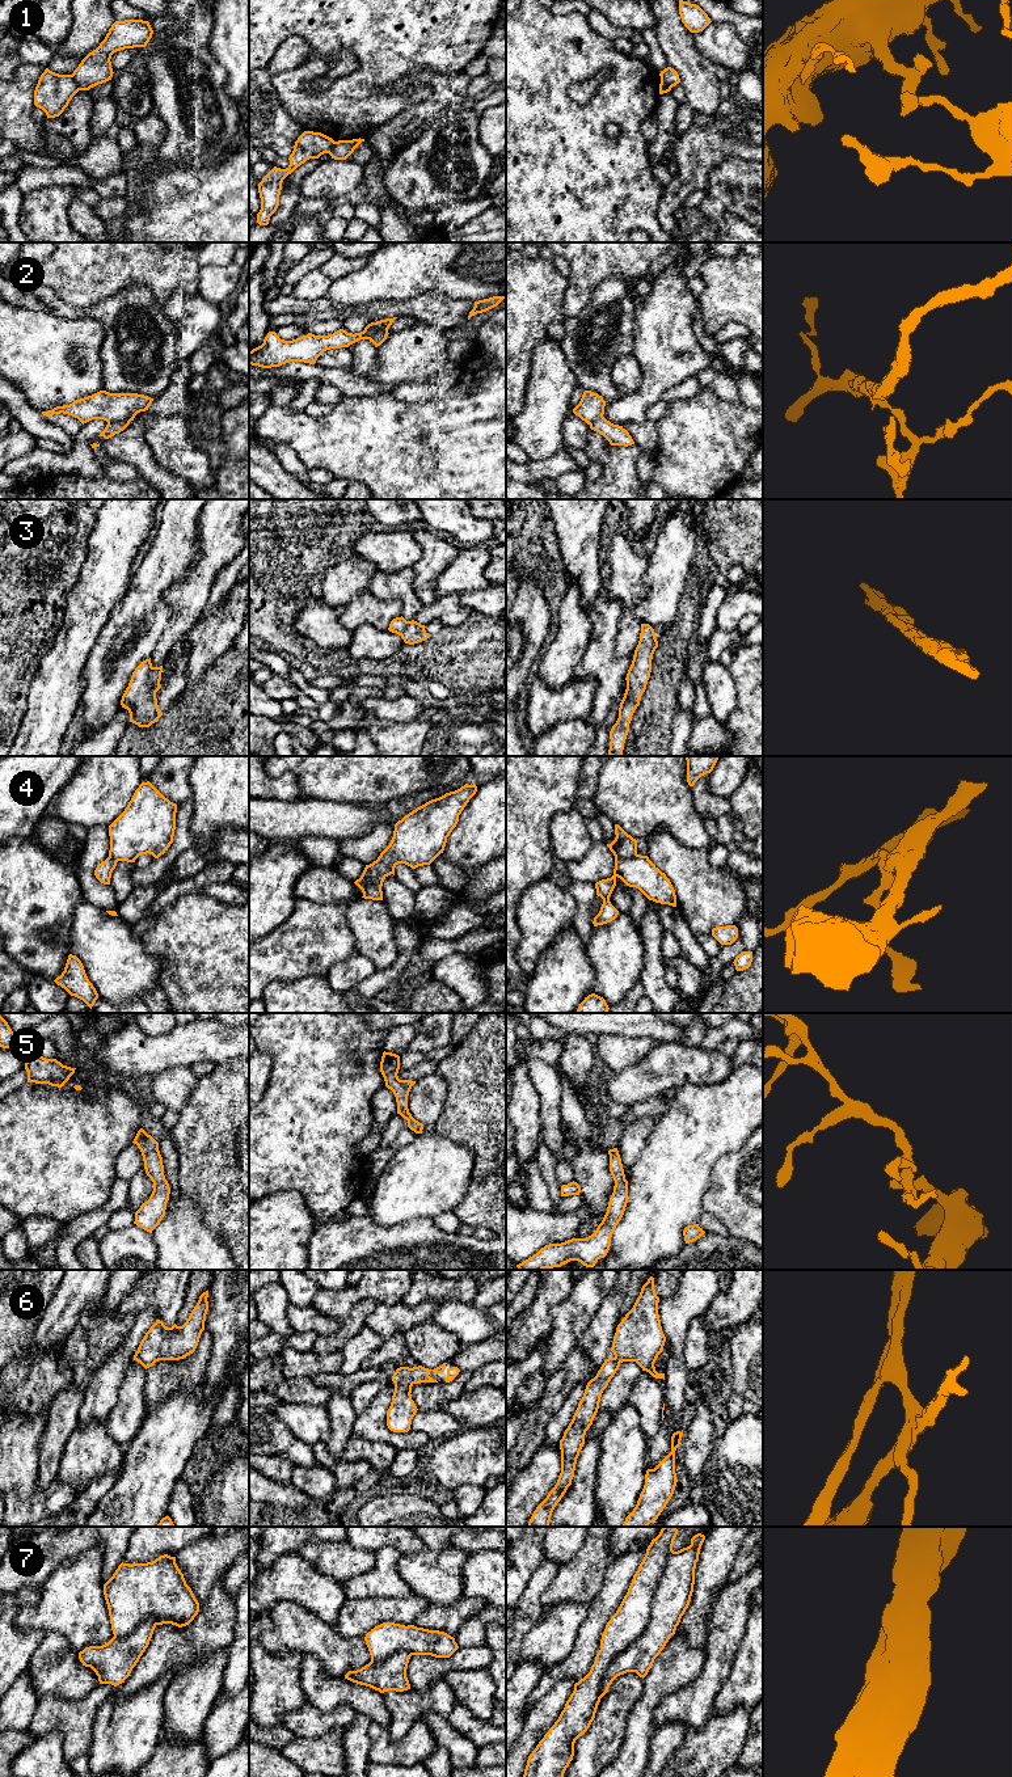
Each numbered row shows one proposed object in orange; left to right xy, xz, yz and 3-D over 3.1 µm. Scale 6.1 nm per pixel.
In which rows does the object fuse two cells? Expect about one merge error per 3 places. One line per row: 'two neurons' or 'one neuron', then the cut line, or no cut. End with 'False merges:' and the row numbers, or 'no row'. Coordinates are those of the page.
1: two neurons; cut in xy along (71, 75), (80, 89)
2: two neurons; cut in xz along (387, 330), (372, 330), (367, 338)
3: one neuron; no cut
4: two neurons; cut in xz along (366, 865), (366, 881), (380, 889)
5: one neuron; no cut
6: one neuron; no cut
7: two neurons; cut in yz along (671, 1549), (654, 1592), (649, 1623), (607, 1668), (601, 1696)
False merges: 1, 2, 4, 7

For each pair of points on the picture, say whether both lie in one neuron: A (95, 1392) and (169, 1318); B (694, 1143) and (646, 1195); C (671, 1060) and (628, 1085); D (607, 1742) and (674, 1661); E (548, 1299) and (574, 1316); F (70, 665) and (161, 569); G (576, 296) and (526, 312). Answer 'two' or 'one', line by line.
A: two
B: one
C: one
D: two
E: two
F: two
G: two

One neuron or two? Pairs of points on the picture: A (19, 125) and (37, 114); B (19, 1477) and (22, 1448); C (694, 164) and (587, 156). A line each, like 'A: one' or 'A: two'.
A: two
B: one
C: two

